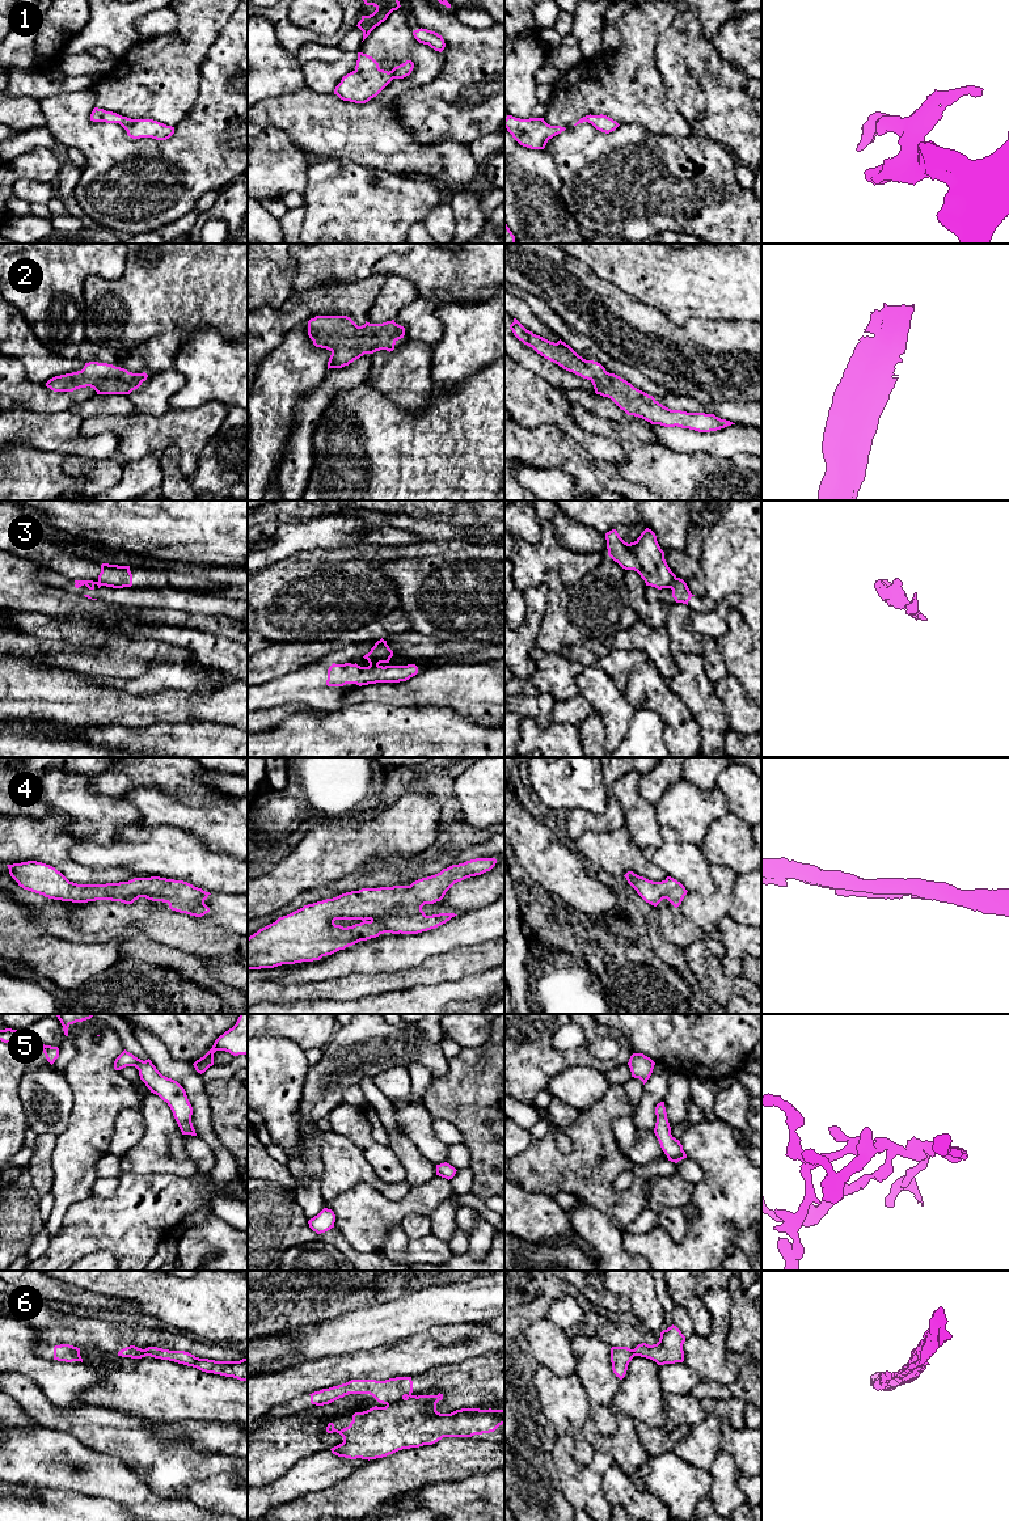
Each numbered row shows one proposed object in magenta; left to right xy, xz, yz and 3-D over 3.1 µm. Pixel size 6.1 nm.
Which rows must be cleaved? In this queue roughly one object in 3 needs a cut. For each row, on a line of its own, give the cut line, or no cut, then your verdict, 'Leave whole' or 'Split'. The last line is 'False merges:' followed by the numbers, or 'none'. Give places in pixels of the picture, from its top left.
1: No split. Leave whole
2: No split. Leave whole
3: Split along yz (676, 578), (668, 587). Split
4: No split. Leave whole
5: No split. Leave whole
6: Split along xz (404, 1397), (387, 1405). Split
False merges: 3, 6

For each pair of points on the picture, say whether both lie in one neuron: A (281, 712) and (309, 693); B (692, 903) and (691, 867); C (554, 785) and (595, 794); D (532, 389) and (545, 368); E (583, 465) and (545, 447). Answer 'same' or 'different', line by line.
A: different
B: different
C: same
D: different
E: same

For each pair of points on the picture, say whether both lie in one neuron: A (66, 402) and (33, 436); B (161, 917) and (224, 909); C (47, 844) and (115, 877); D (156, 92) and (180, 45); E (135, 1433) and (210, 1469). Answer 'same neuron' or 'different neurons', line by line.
A: different neurons
B: different neurons
C: same neuron
D: same neuron
E: same neuron

